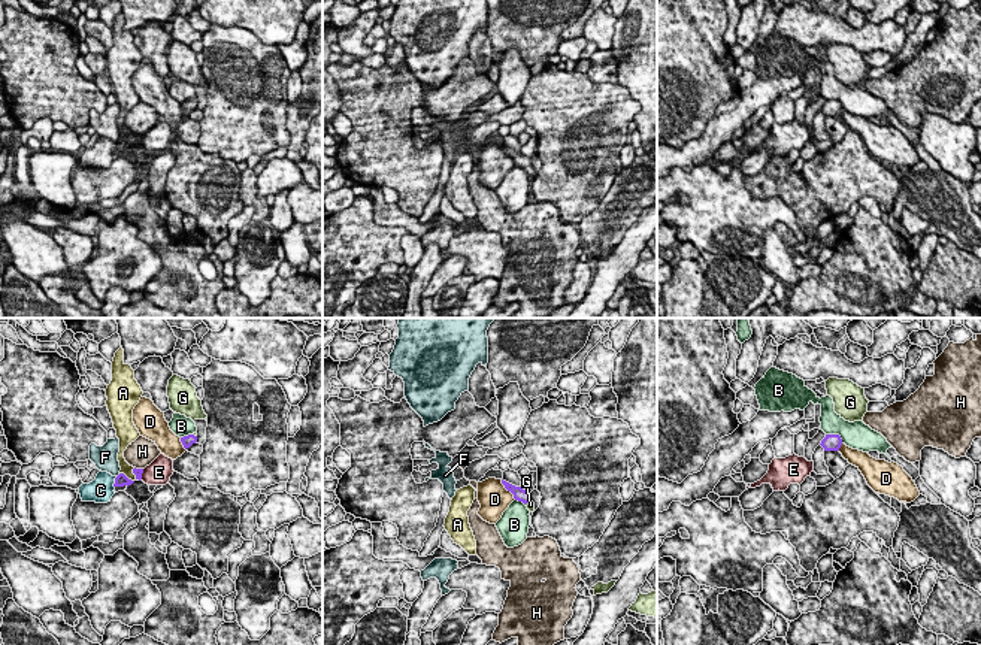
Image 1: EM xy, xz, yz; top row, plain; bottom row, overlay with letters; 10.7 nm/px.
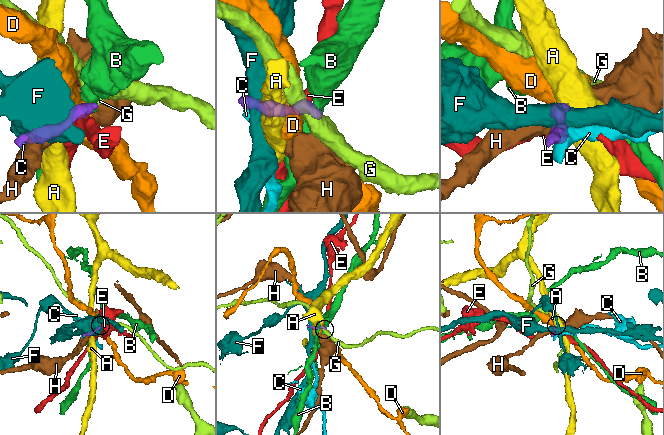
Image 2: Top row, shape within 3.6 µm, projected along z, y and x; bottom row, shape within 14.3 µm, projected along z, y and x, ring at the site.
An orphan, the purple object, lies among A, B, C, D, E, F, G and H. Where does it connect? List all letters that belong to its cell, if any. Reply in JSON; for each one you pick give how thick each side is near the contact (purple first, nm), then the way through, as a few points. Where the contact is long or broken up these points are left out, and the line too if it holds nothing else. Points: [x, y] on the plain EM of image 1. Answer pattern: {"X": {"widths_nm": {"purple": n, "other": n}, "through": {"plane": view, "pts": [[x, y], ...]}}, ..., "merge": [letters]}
{"G": {"widths_nm": {"purple": 140, "other": 90}, "through": {"plane": "xz", "pts": [[520, 160], [527, 167], [530, 170]]}}, "merge": ["G"]}

